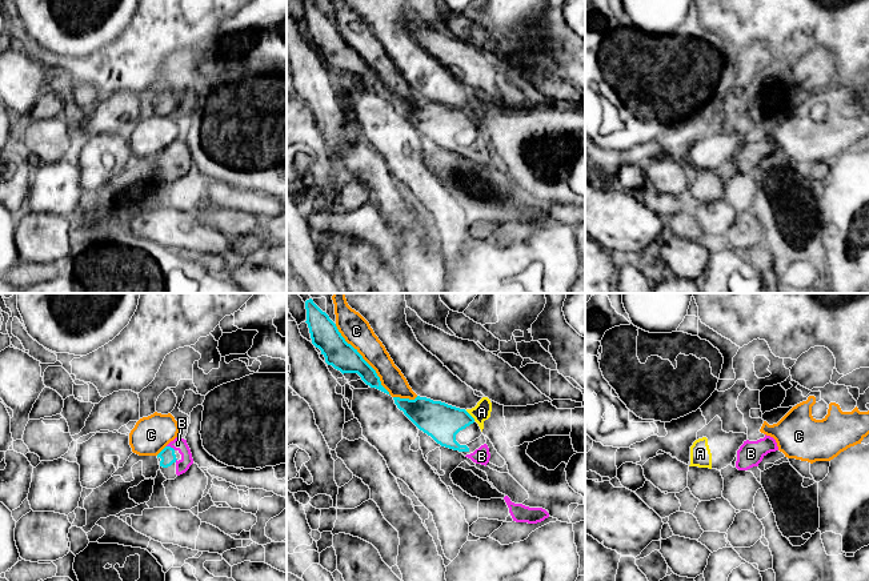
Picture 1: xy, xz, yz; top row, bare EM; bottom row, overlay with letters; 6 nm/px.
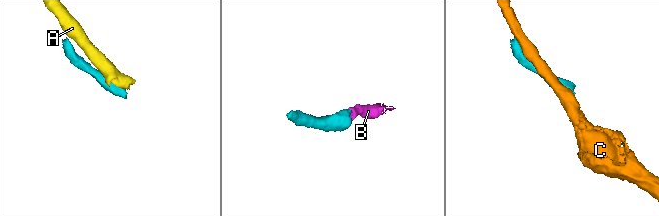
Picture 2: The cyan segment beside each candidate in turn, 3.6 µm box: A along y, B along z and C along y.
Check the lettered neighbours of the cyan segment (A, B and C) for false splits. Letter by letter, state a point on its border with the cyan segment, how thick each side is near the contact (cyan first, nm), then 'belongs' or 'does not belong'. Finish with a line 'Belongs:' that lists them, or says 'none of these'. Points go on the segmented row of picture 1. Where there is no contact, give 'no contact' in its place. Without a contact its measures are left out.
A: meets cyan in xz at (471, 416); 220 nm thick on the cyan side, 110 nm on the other; does not belong
B: meets cyan in xy at (169, 447); 90 nm thick on the cyan side, 80 nm on the other; belongs
C: meets cyan in xz at (364, 360); 170 nm thick on the cyan side, 170 nm on the other; does not belong
Belongs: B

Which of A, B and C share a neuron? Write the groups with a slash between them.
A / B / C

